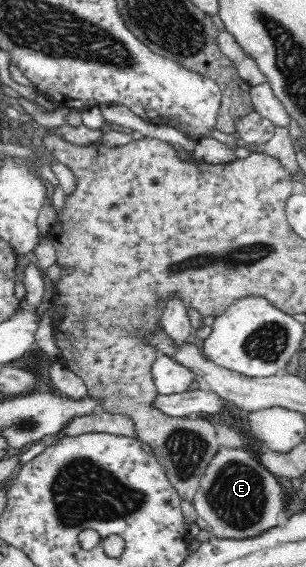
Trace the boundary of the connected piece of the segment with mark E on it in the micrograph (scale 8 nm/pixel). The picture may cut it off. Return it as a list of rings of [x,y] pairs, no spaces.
[[[220,447],[213,461],[207,465],[191,502],[198,517],[211,527],[211,535],[215,539],[243,540],[257,538],[263,531],[277,525],[279,513],[285,508],[284,497],[277,477],[261,464],[254,451],[247,447]]]

